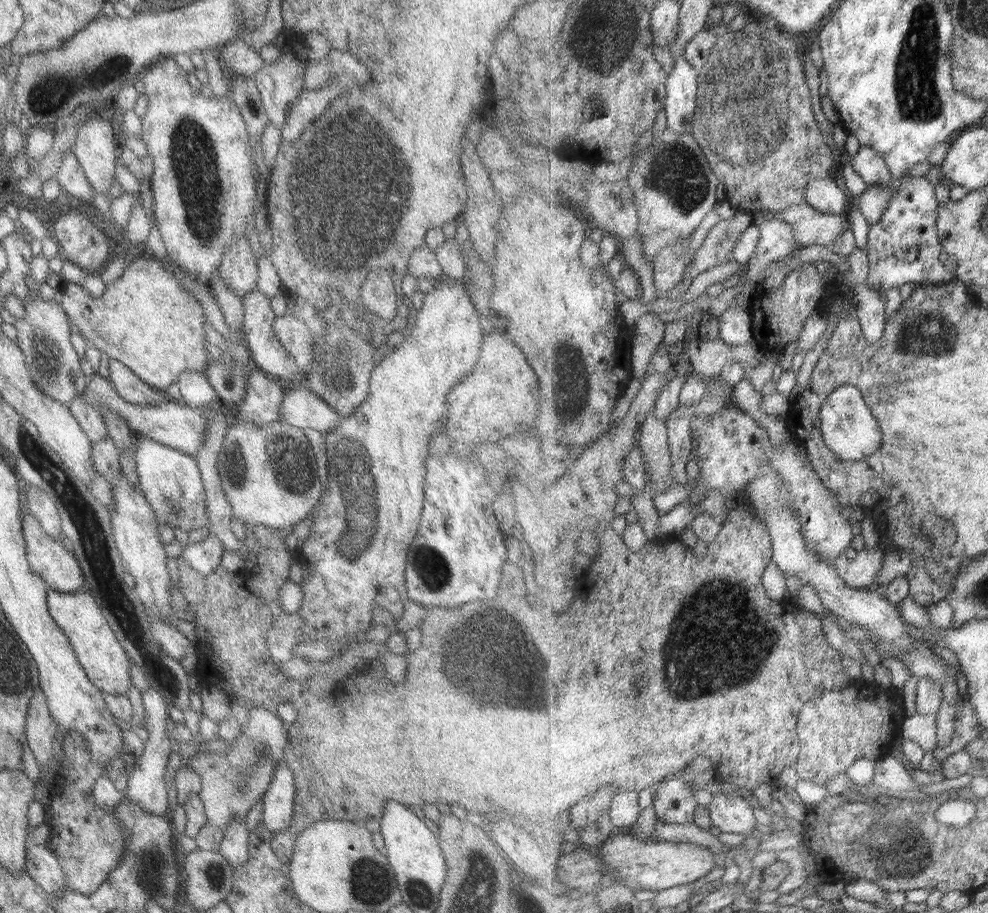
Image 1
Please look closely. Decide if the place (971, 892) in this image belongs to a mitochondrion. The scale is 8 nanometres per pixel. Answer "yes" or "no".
no

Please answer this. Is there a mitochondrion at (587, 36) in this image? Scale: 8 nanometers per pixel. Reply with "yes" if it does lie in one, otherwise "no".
yes

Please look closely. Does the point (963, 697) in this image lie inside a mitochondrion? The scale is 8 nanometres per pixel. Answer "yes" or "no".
no

